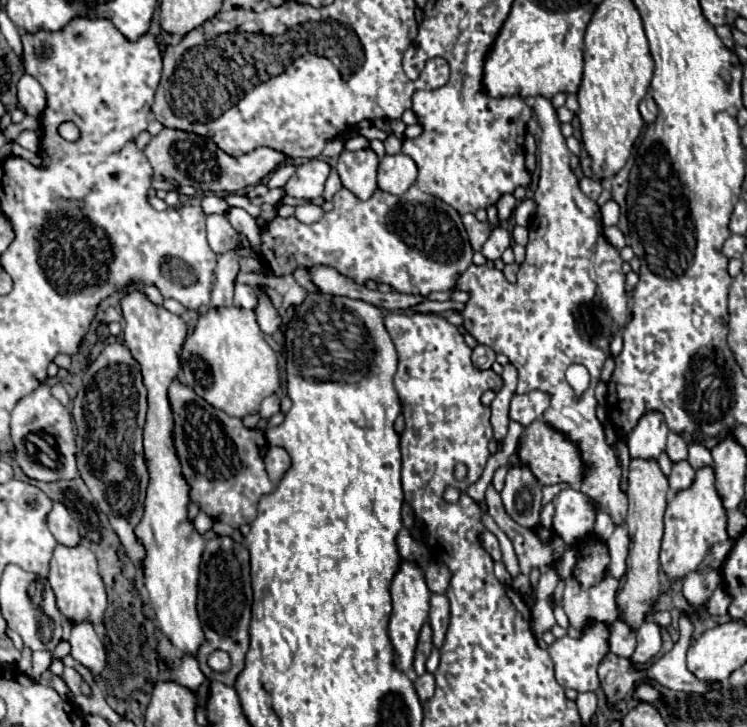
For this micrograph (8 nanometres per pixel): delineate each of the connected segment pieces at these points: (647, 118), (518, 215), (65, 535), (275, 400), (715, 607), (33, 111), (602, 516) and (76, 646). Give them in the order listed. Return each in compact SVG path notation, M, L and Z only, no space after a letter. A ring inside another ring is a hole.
M651 95L643 97L643 101L639 103L639 111L641 111L641 117L643 117L645 123L653 123L655 121L655 117L657 117L657 105L651 99Z
M533 199L521 201L517 205L517 209L515 209L515 221L517 221L517 225L527 227L529 225L529 219L533 217L533 211L535 211L535 201Z
M53 501L51 513L47 515L47 525L49 525L49 531L53 533L53 537L61 545L73 547L81 541L81 535L79 535L79 529L77 529L73 517L65 509L65 505L61 505L59 501Z
M271 395L271 397L265 397L263 403L261 403L261 419L267 419L271 415L275 415L279 411L279 397L277 395Z
M719 585L719 589L715 589L715 593L713 593L711 599L703 605L703 609L705 609L705 613L711 615L711 617L715 617L715 615L725 615L729 603L731 603L731 599L729 599L727 591Z
M23 75L17 85L17 97L19 103L25 107L27 115L41 115L47 107L47 95L43 93L43 87L37 79L31 75Z
M599 511L597 513L597 521L595 521L595 533L597 533L597 537L601 537L605 541L605 539L611 537L613 531L615 531L615 525L613 525L611 517L605 511Z
M81 621L73 625L71 637L71 655L81 661L85 667L91 669L95 679L99 679L99 673L105 667L105 649L103 643L99 641L93 625L89 621Z

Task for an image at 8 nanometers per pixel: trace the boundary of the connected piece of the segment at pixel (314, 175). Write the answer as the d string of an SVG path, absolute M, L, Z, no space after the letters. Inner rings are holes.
M309 159L307 163L299 165L295 175L285 183L285 193L297 199L313 201L323 195L323 185L329 177L329 163L323 159Z

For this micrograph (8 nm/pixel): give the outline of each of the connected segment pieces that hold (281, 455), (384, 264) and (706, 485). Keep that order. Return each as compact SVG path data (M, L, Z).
M269 447L271 453L267 451L265 455L265 469L267 469L267 475L271 477L271 483L277 485L283 477L283 473L289 469L291 461L289 461L289 455L285 449L281 447Z
M417 185L403 195L377 189L367 201L341 189L333 197L333 211L319 221L305 225L295 217L275 217L271 225L261 229L261 241L263 261L275 275L289 275L297 267L331 265L355 283L373 279L391 285L399 293L413 295L451 291L473 257L461 215L441 199L423 193Z
M707 465L695 471L691 487L675 493L665 511L665 535L661 543L661 569L669 581L695 571L713 543L727 539L727 509L715 487L715 467Z

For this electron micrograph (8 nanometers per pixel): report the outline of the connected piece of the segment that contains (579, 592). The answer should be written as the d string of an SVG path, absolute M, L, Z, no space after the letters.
M605 575L599 585L589 589L581 589L573 577L565 579L563 609L571 627L581 631L587 619L597 619L611 625L619 617L619 605L615 605L617 589L619 581L611 575Z

